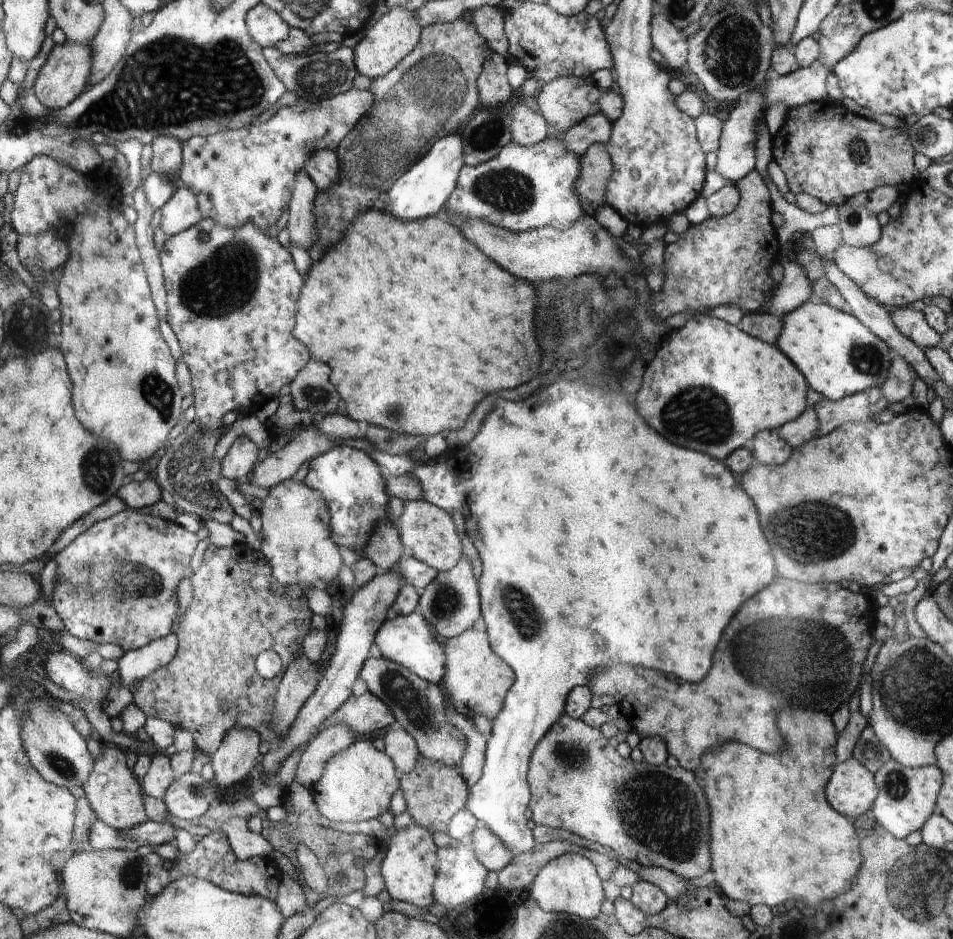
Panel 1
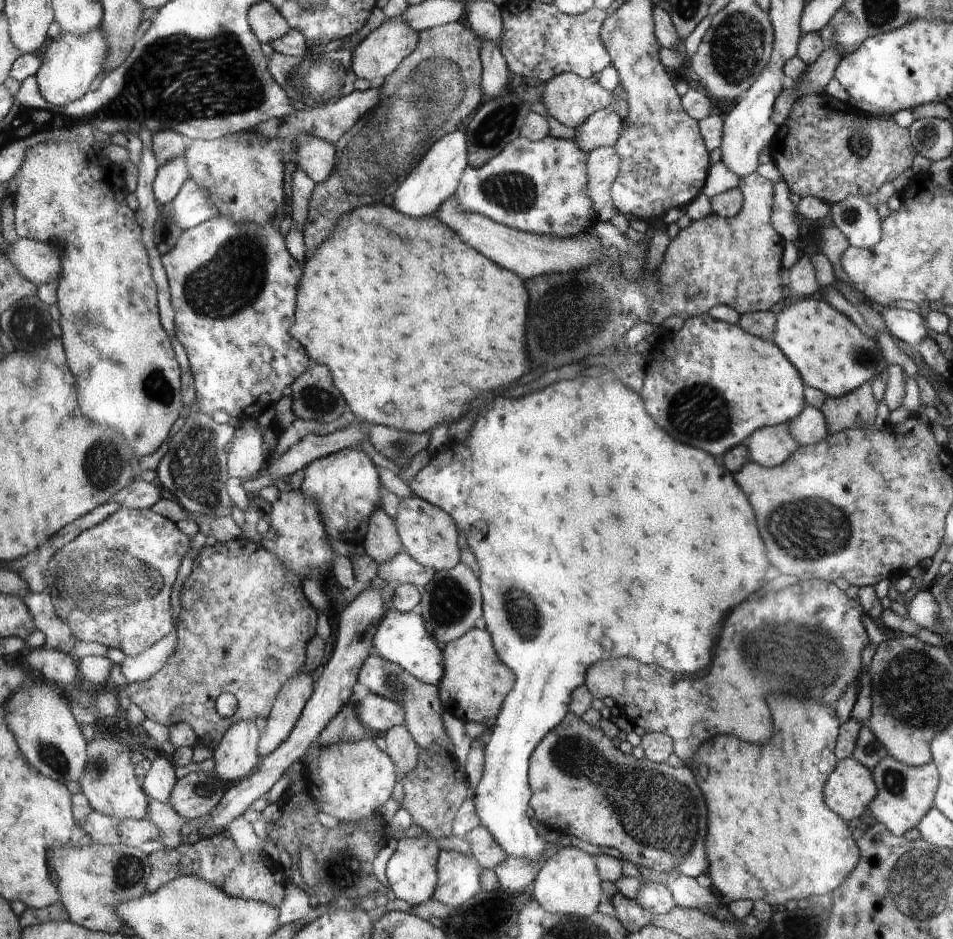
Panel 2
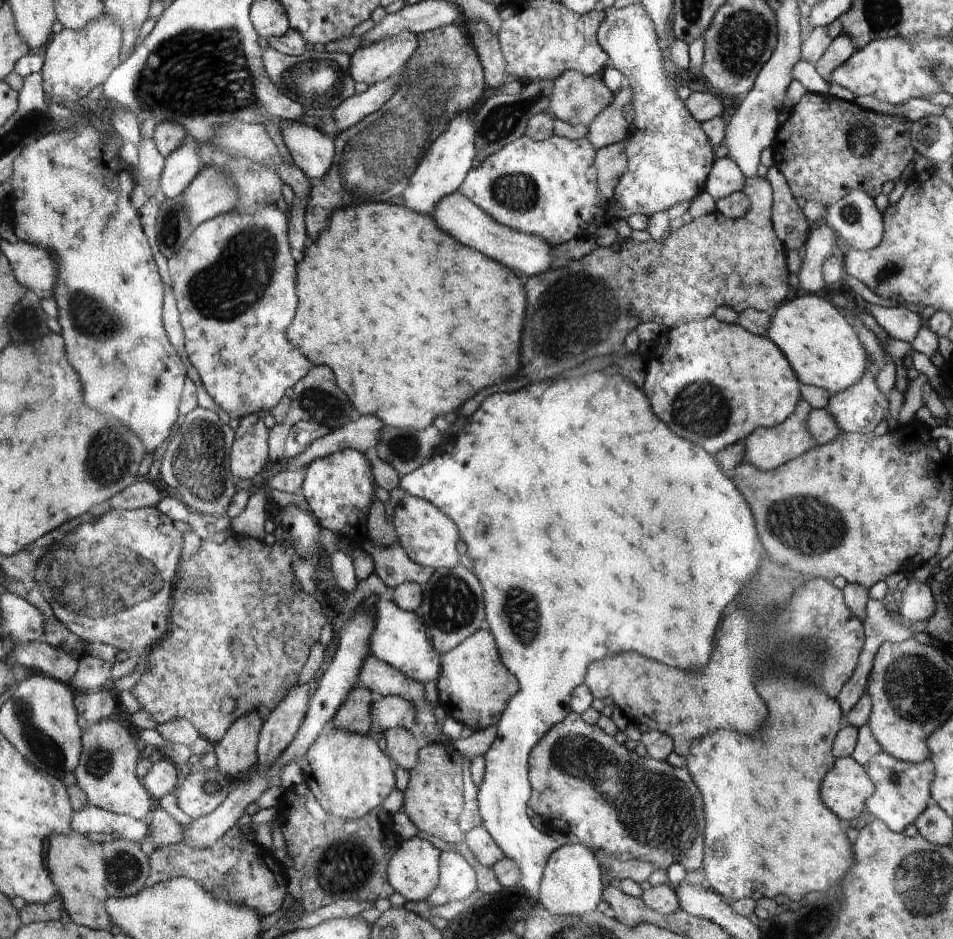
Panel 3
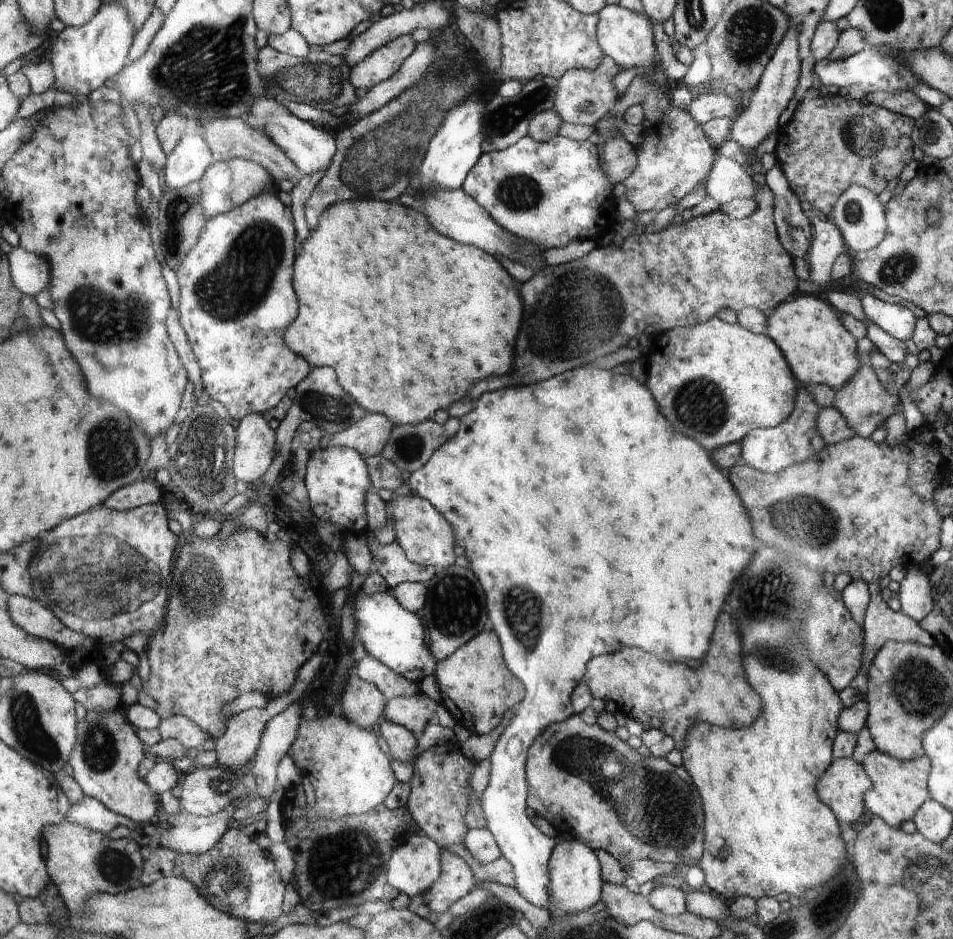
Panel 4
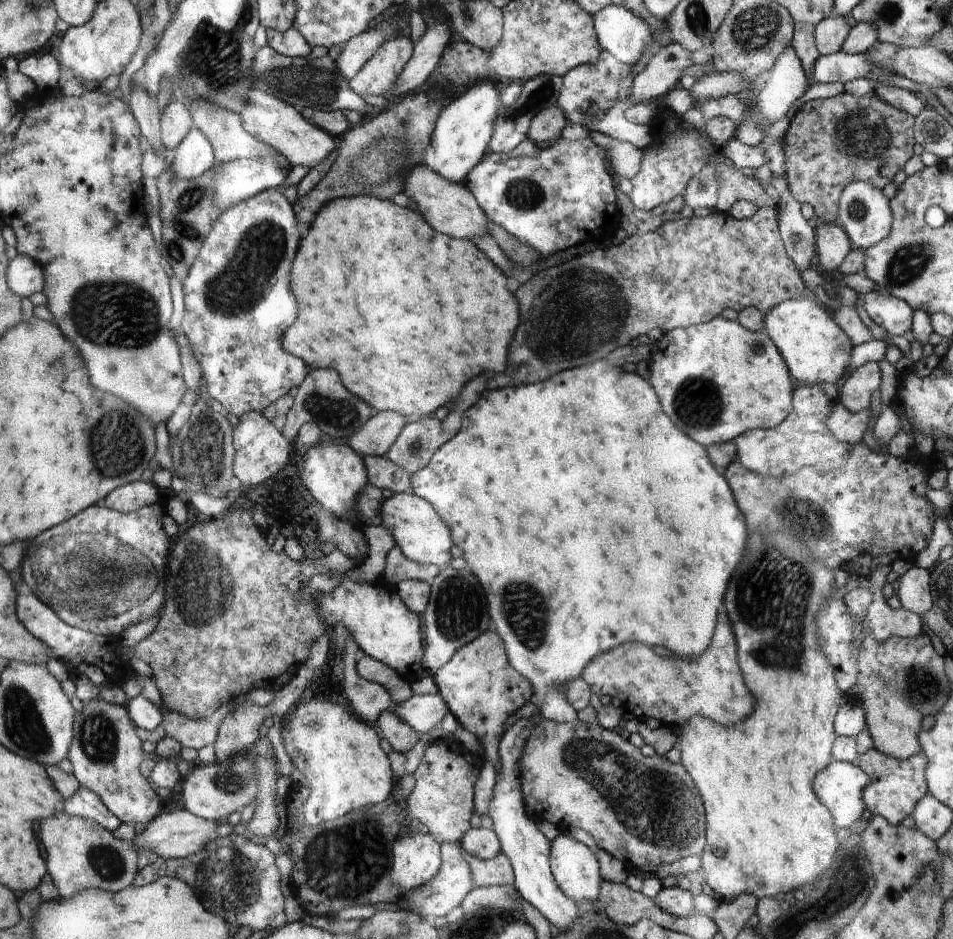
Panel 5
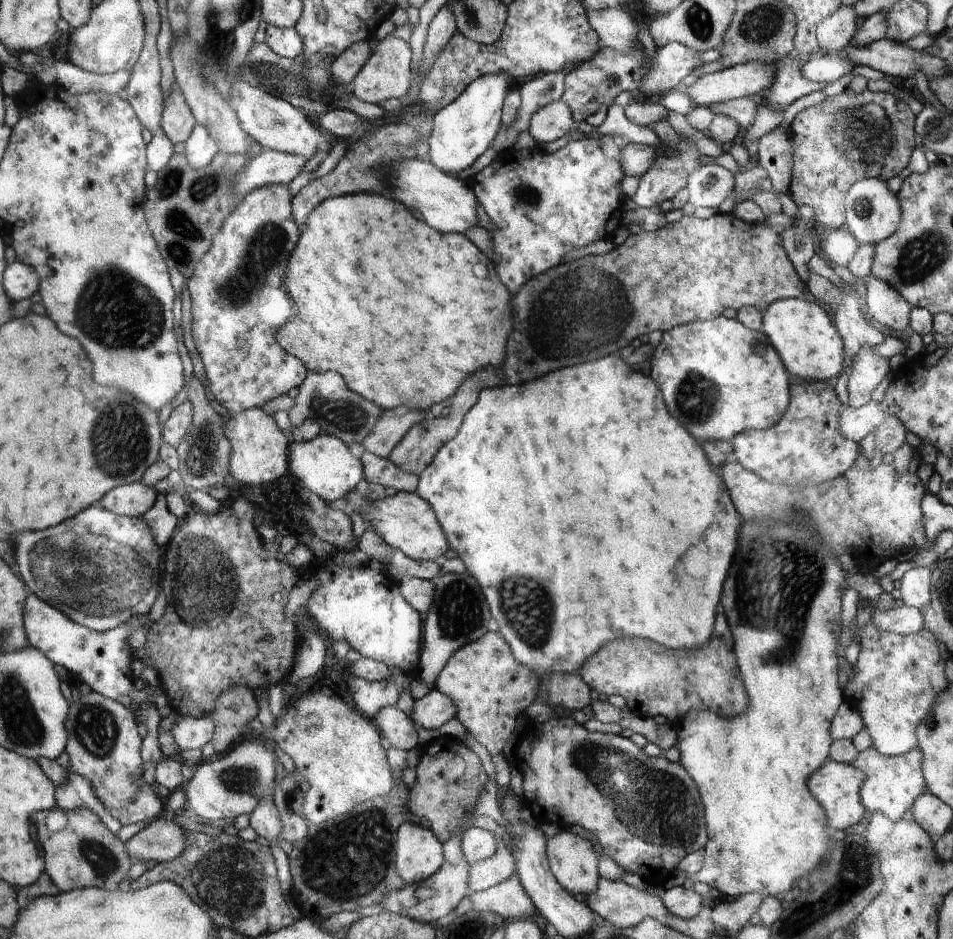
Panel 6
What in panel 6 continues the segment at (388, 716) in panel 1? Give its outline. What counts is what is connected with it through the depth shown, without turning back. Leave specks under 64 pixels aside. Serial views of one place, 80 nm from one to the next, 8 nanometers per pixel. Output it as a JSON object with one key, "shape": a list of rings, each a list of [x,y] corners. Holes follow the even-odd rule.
{"shape":[[[432,688],[424,698],[414,704],[414,724],[423,728],[439,729],[442,724],[456,716],[457,706],[453,704],[452,698],[436,688]]]}

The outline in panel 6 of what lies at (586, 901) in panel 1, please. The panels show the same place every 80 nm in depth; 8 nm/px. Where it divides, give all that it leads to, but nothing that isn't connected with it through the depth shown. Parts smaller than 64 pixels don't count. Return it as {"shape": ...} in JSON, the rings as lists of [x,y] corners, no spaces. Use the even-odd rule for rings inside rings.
{"shape":[[[563,830],[548,837],[548,860],[566,890],[588,896],[598,888],[598,858],[586,838]]]}

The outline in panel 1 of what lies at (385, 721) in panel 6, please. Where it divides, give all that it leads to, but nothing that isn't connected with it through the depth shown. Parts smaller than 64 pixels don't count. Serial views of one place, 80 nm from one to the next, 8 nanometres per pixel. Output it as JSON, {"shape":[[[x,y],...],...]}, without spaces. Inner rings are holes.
{"shape":[[[392,728],[384,736],[384,753],[396,764],[396,770],[401,775],[409,774],[414,770],[421,756],[417,750],[414,738],[404,728]]]}

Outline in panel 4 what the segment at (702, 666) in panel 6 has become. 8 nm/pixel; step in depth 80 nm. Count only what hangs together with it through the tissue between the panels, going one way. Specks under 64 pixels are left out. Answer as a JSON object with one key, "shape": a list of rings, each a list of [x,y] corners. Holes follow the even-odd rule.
{"shape":[[[720,614],[720,626],[716,626],[716,642],[712,642],[712,654],[704,658],[700,668],[690,668],[678,662],[666,662],[654,654],[646,654],[640,648],[624,648],[618,654],[606,654],[592,658],[583,681],[594,697],[604,702],[612,700],[619,712],[638,722],[648,722],[656,729],[669,734],[678,750],[684,748],[688,728],[694,722],[708,722],[716,726],[750,726],[762,710],[758,694],[748,686],[742,660],[740,660],[740,636],[732,616]]]}

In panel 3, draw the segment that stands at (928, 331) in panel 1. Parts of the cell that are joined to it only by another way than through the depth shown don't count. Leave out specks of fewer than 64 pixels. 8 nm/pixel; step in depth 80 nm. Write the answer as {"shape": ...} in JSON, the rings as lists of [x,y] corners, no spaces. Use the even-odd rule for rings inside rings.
{"shape":[[[860,301],[862,308],[882,326],[888,337],[911,343],[919,333],[922,317],[905,306],[884,307]]]}

